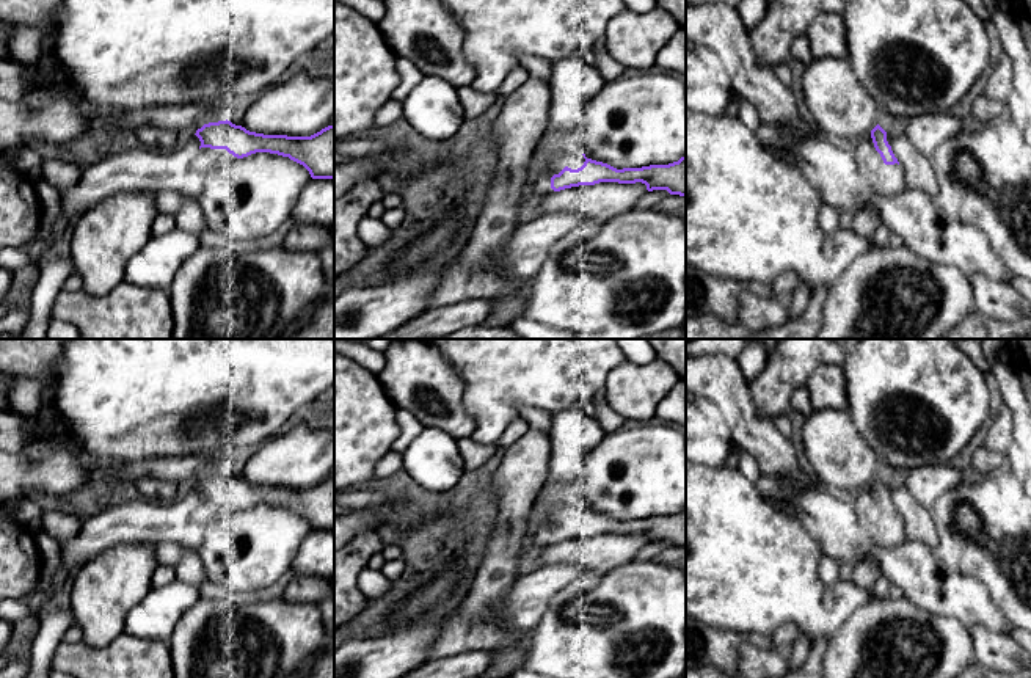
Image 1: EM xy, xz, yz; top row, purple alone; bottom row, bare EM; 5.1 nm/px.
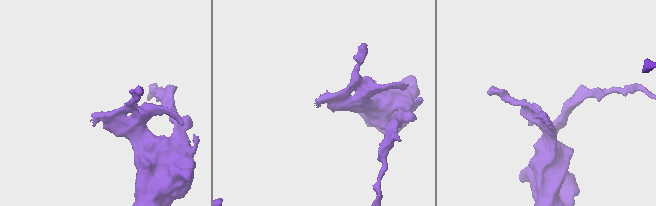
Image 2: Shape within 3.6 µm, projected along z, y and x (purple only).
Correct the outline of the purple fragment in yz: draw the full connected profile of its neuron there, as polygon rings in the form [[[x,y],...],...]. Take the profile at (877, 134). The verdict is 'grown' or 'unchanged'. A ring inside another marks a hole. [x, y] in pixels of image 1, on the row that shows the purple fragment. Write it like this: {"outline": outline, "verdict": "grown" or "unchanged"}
{"outline": [[[877,124],[851,149],[857,159],[860,174],[877,193],[896,193],[905,188],[904,170],[891,151],[891,138]]], "verdict": "grown"}

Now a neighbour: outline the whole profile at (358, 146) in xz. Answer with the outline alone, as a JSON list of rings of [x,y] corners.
[[[353,138],[353,140],[337,140],[334,141],[334,152],[344,157],[369,157],[377,155],[392,148],[389,143],[381,140],[366,140],[366,138]]]

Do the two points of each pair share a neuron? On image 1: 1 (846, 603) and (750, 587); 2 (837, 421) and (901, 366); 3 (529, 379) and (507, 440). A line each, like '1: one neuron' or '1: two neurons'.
1: one neuron
2: two neurons
3: two neurons

